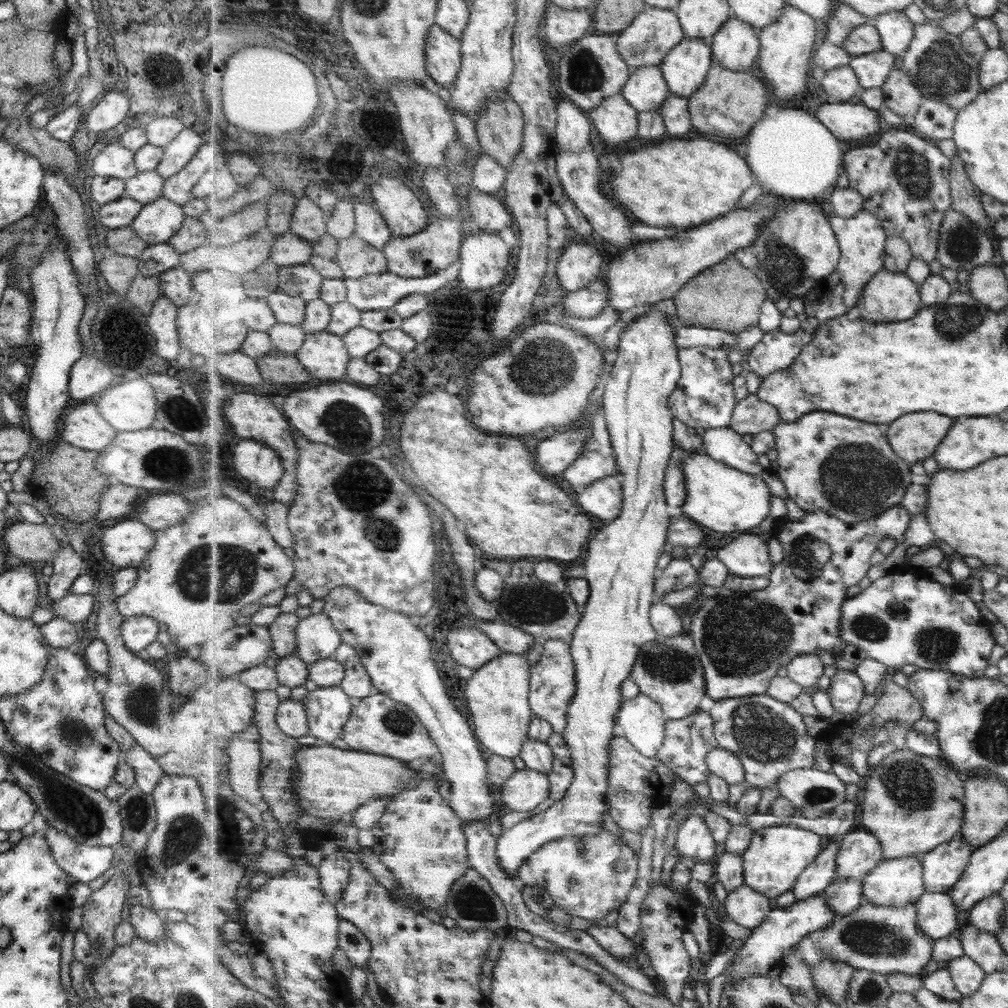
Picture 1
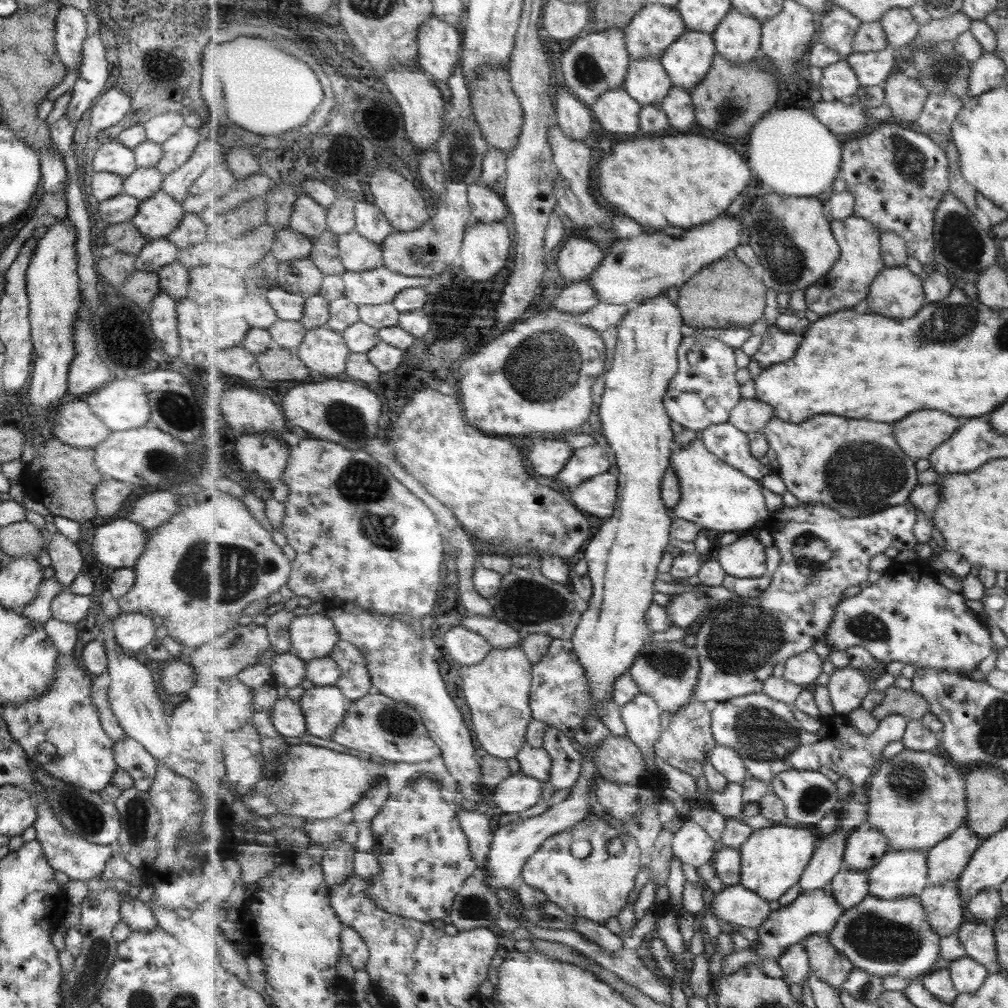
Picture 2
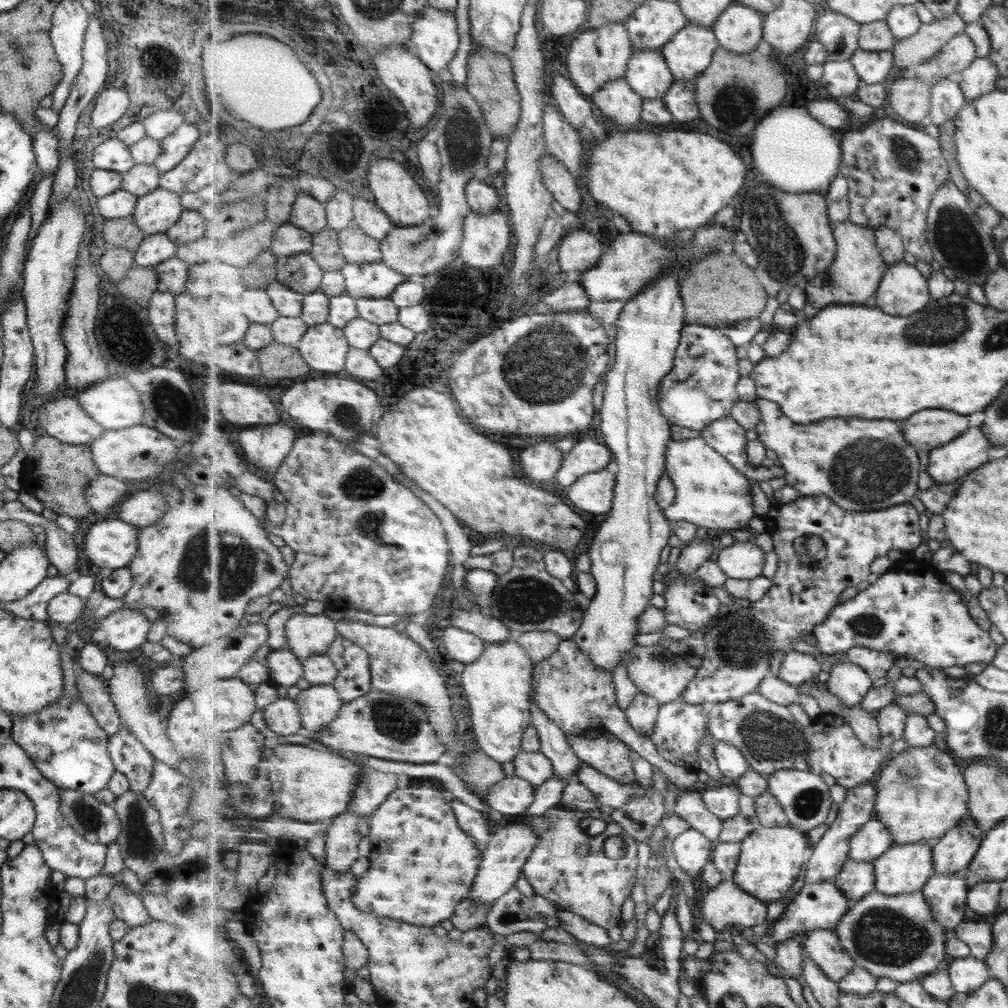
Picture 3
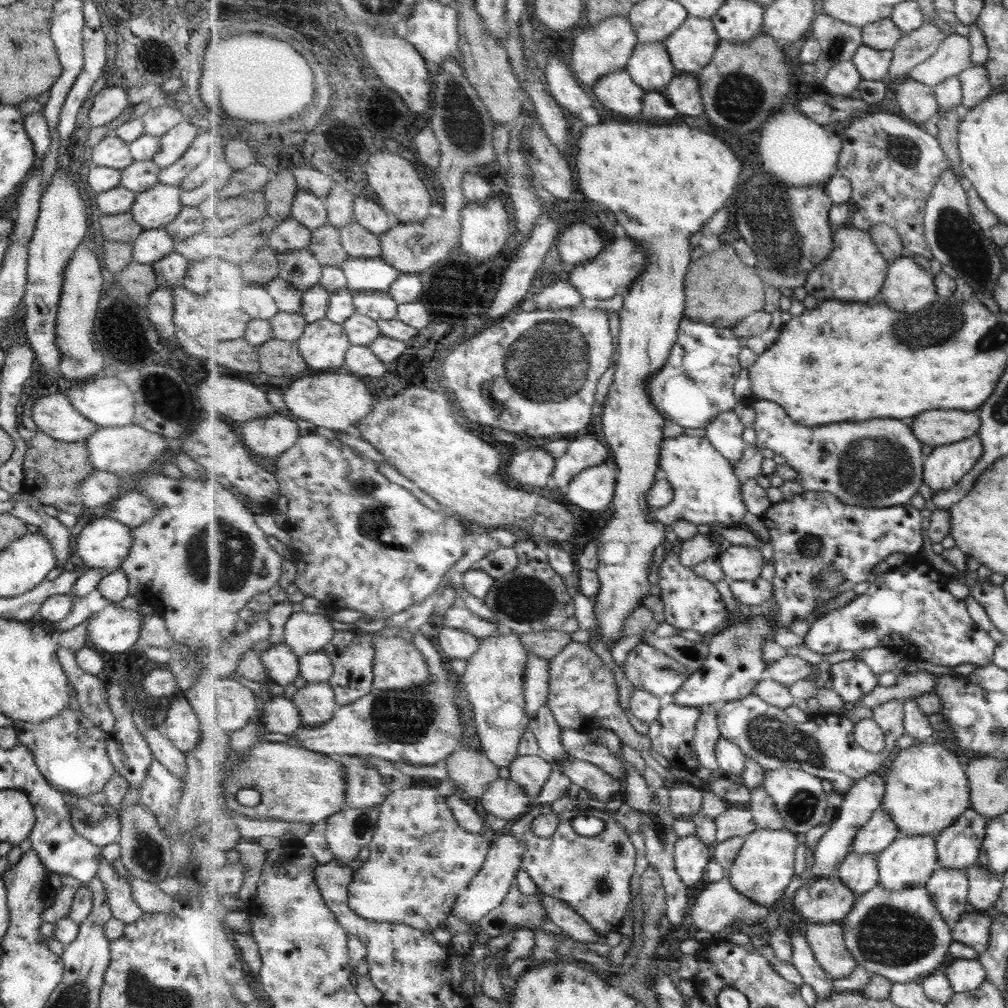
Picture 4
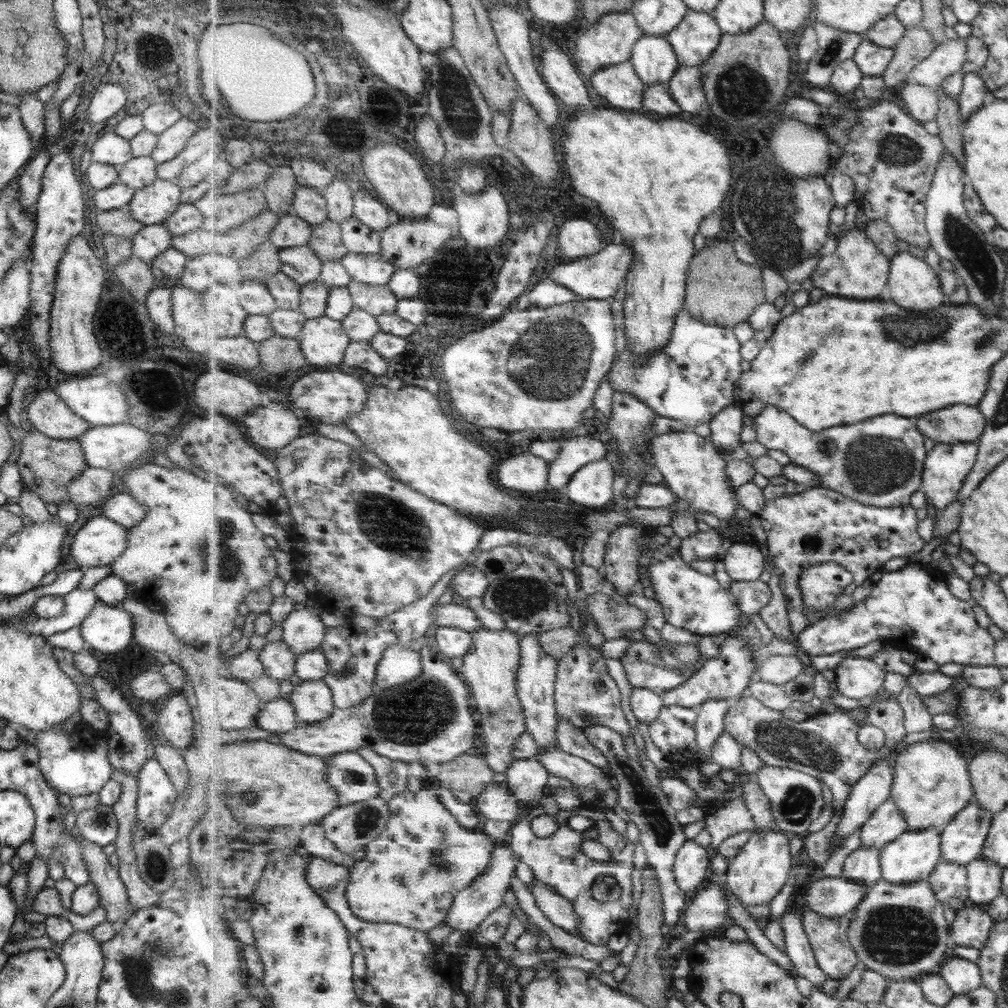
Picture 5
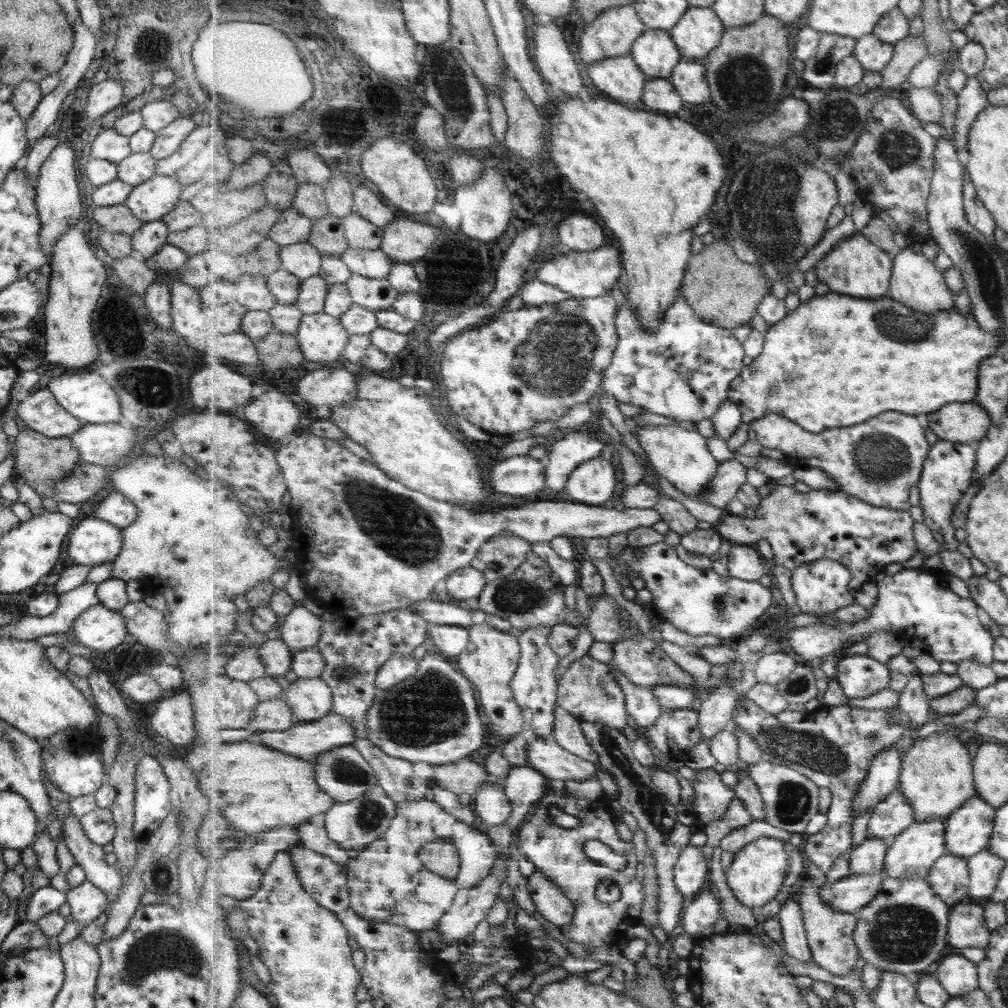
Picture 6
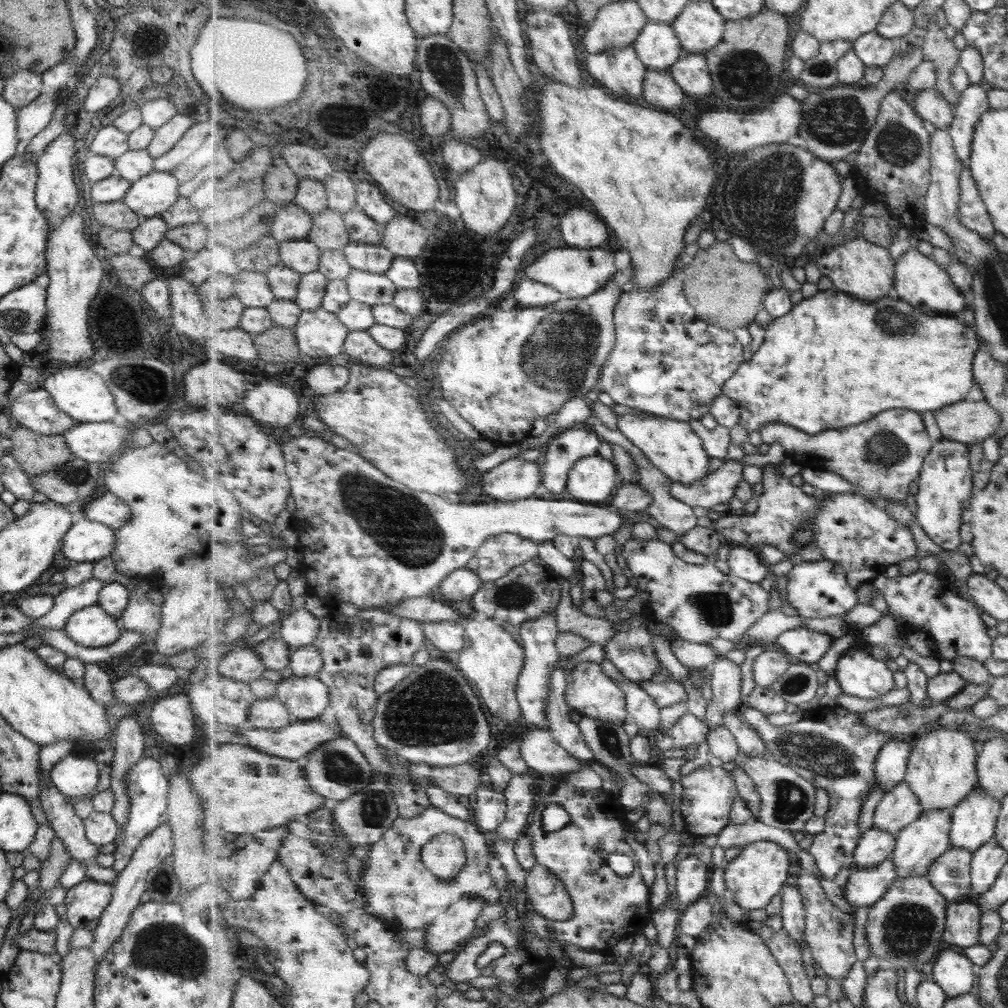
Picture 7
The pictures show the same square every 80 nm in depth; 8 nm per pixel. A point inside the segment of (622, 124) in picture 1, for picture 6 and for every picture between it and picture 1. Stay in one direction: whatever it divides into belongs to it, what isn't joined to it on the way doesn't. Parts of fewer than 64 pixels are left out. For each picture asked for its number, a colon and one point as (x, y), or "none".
2: (617, 112)
3: (621, 104)
4: (619, 92)
5: (620, 85)
6: (621, 79)

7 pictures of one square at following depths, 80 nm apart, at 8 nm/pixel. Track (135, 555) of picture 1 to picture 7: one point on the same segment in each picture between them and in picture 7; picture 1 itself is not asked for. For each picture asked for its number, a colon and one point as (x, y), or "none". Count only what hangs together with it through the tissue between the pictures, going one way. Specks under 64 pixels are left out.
2: (118, 544)
3: (111, 543)
4: (103, 543)
5: (98, 542)
6: (93, 541)
7: (86, 541)

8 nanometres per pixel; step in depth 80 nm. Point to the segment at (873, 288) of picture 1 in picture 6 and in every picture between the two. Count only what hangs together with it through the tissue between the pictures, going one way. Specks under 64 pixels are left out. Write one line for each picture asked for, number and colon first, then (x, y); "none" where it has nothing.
2: (897, 293)
3: (904, 290)
4: (909, 288)
5: (913, 285)
6: (917, 282)

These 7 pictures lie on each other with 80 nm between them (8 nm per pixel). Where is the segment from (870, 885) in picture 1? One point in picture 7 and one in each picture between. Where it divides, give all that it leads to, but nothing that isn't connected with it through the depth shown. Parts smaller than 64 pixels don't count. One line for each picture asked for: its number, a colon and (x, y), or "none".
2: (905, 873)
3: (903, 869)
4: (909, 862)
5: (912, 857)
6: (913, 853)
7: (919, 845)

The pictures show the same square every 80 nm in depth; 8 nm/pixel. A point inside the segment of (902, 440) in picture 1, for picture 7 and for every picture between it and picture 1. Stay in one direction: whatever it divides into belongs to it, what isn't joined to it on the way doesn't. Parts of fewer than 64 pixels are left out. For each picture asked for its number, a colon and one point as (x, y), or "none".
2: (920, 434)
3: (930, 429)
4: (935, 428)
5: (959, 423)
6: (968, 422)
7: (971, 421)

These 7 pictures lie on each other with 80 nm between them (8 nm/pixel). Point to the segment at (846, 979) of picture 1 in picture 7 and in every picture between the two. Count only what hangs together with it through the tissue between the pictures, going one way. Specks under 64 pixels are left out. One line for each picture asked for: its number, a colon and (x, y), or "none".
2: (830, 966)
3: (823, 947)
4: (827, 941)
5: (828, 937)
6: (830, 933)
7: (829, 932)

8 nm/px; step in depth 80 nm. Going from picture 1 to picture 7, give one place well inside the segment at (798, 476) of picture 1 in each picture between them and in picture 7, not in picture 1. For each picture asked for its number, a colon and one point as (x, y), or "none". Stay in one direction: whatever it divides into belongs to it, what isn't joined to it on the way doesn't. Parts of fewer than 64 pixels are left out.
2: (857, 467)
3: (863, 465)
4: (879, 463)
5: (880, 462)
6: (878, 465)
7: (881, 457)

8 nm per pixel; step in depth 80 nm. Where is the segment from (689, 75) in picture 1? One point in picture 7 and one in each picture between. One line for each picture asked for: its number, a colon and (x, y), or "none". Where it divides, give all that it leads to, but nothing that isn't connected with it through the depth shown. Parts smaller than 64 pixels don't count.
2: (688, 61)
3: (691, 51)
4: (691, 47)
5: (696, 39)
6: (700, 32)
7: (700, 27)

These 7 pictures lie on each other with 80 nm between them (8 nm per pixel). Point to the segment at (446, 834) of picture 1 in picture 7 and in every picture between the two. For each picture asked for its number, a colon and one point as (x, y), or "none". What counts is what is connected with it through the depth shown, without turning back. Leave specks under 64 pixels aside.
2: (425, 856)
3: (422, 863)
4: (422, 860)
5: (398, 881)
6: (388, 881)
7: (398, 888)

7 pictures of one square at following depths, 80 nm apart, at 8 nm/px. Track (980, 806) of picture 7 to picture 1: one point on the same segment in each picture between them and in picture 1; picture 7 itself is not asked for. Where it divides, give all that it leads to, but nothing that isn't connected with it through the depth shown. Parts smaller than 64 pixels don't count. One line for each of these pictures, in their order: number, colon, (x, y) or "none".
1: (943, 866)
2: (947, 860)
3: (953, 853)
4: (959, 846)
5: (963, 839)
6: (968, 830)

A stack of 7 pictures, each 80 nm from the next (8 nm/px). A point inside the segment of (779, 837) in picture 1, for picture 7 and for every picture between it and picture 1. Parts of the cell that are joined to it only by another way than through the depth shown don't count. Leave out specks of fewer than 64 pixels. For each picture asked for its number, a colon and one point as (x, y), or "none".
2: (773, 859)
3: (771, 858)
4: (764, 867)
5: (755, 876)
6: (756, 875)
7: (758, 873)

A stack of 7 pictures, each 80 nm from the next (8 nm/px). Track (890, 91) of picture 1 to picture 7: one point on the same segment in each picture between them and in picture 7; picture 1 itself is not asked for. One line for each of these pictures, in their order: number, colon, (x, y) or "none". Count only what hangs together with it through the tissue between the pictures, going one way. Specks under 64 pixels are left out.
2: (906, 97)
3: (910, 98)
4: (917, 101)
5: (922, 102)
6: (926, 104)
7: (931, 105)

